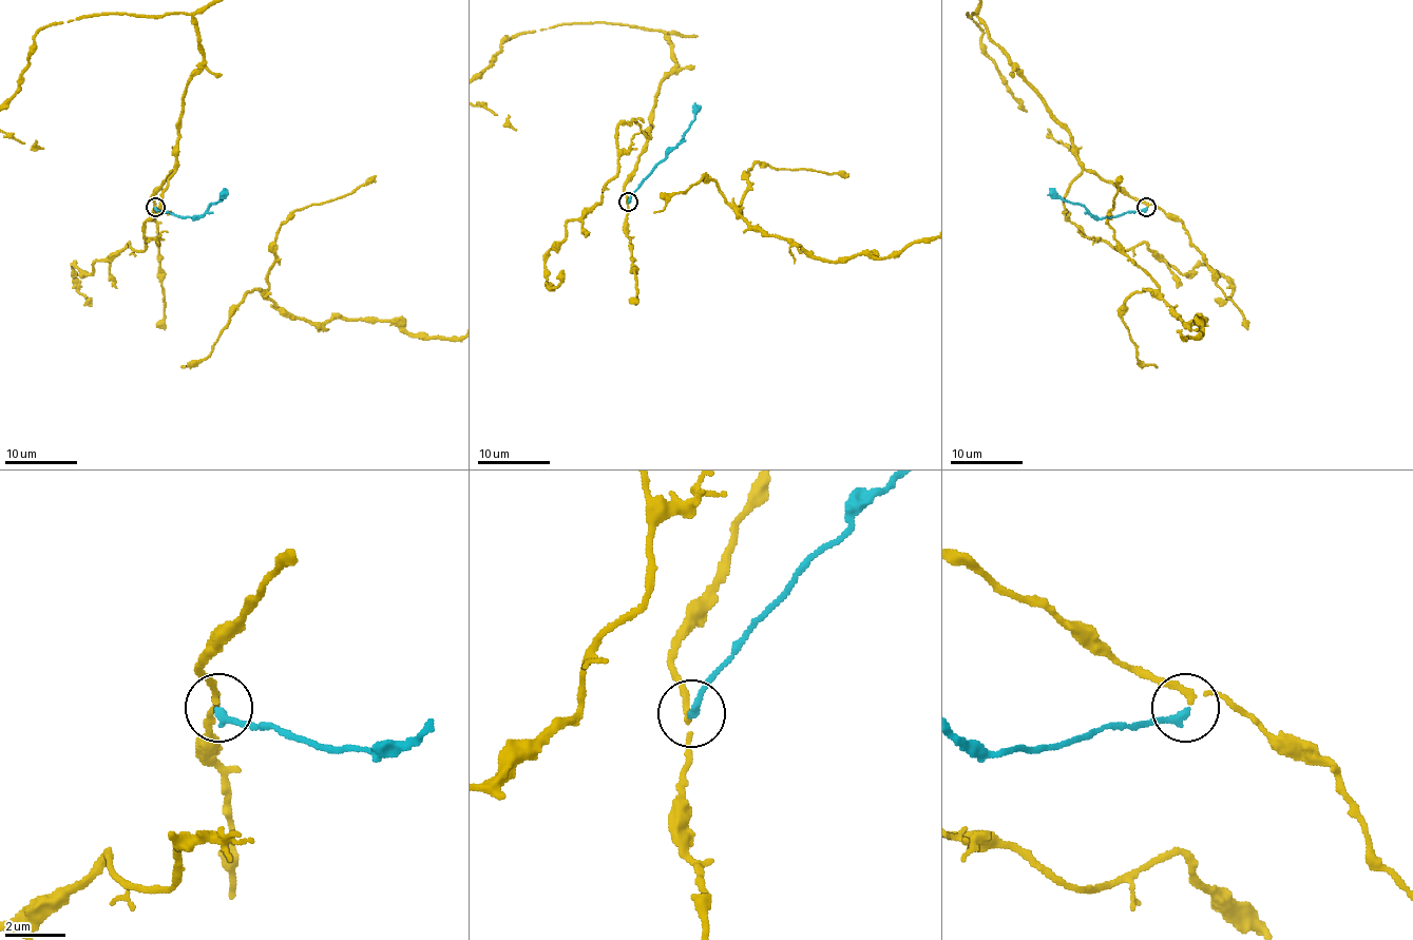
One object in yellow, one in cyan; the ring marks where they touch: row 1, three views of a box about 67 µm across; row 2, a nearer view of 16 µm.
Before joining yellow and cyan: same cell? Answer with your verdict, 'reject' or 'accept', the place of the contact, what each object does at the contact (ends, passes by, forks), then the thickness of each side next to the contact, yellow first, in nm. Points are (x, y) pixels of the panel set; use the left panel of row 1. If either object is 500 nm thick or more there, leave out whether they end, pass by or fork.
accept; at (155, 207); yellow passes by; cyan ends there; 160 nm thick on the yellow side, 240 nm on the other

